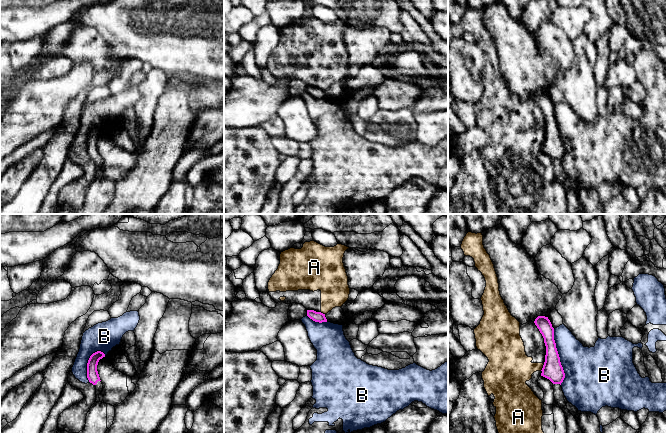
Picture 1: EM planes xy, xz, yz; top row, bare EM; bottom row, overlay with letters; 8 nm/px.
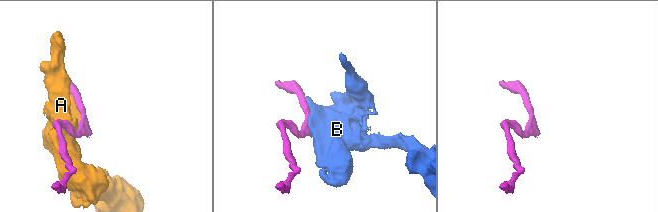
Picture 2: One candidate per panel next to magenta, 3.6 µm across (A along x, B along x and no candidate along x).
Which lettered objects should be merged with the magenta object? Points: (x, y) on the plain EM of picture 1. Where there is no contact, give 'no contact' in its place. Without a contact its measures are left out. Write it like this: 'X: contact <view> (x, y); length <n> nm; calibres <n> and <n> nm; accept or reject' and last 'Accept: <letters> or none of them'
A: contact yz (543, 143); length 70 nm; calibres 160 and 300 nm; reject
B: contact yz (559, 133); length 460 nm; calibres 160 and 360 nm; reject
Accept: none of them

